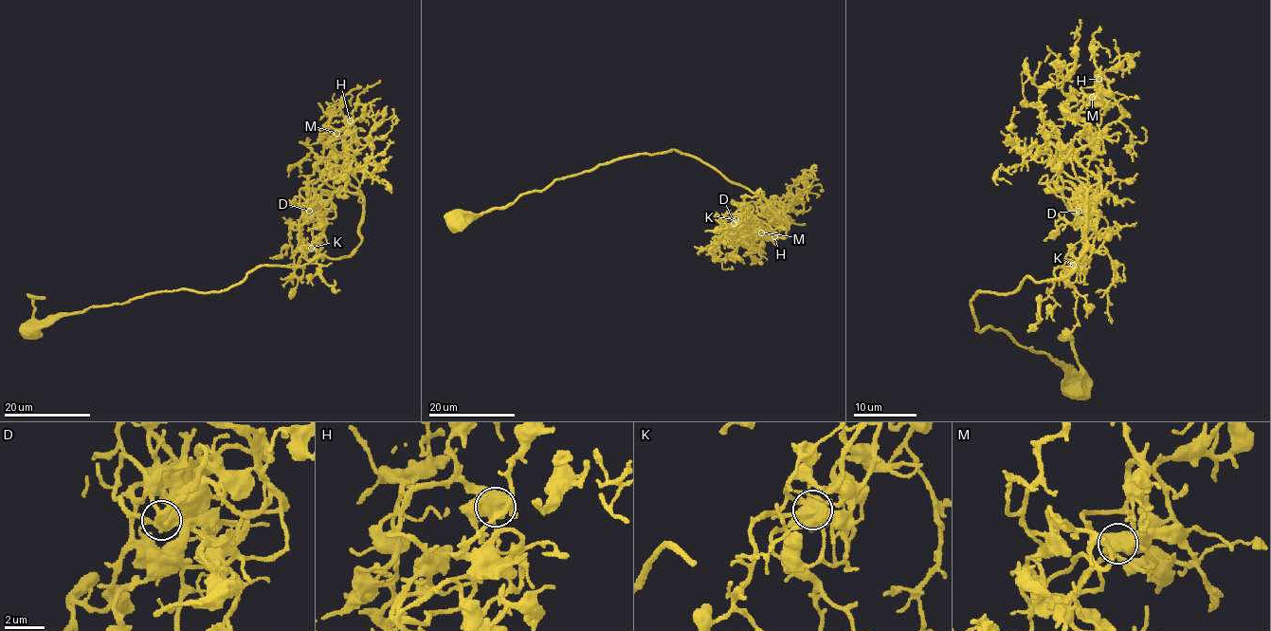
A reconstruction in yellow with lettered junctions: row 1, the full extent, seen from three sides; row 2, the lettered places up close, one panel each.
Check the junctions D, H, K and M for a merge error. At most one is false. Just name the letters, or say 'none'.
none

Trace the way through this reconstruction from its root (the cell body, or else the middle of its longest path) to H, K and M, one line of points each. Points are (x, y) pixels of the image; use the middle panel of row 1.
H: (453, 222), (601, 164), (676, 150), (760, 194), (788, 231), (779, 238), (762, 220), (753, 225), (774, 236)
K: (453, 222), (672, 150), (760, 194), (788, 228), (746, 210), (759, 229), (737, 234), (735, 219)
M: (453, 222), (601, 164), (676, 150), (760, 194), (788, 228), (779, 238), (753, 218), (761, 232)

